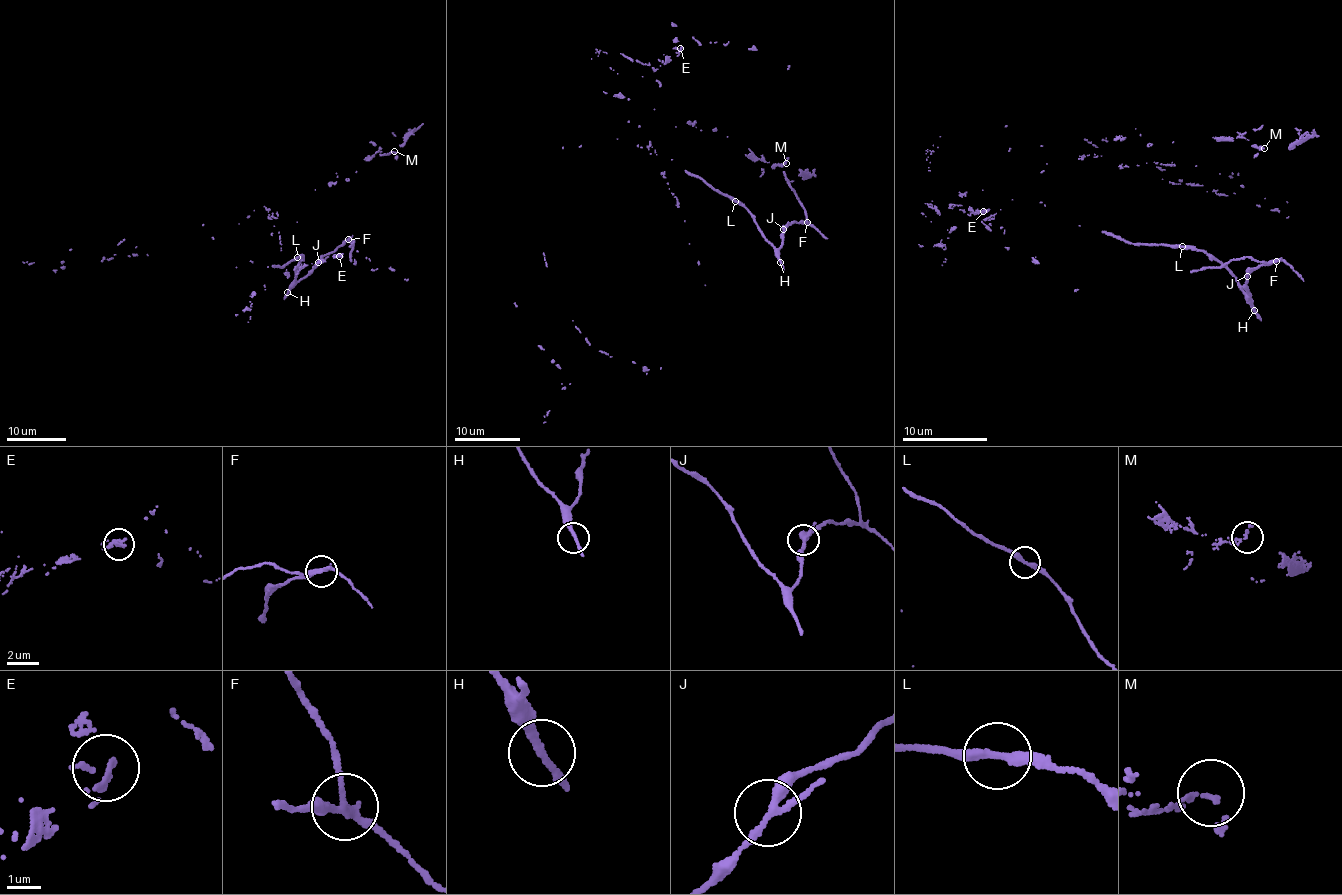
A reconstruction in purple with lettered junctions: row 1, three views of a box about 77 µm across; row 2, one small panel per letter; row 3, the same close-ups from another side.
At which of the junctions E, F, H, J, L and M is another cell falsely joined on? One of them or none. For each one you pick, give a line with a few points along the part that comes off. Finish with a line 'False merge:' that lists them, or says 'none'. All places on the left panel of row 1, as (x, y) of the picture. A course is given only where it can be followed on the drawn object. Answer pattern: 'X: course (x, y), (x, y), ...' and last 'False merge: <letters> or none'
F: course (349, 240), (355, 241), (351, 261)
False merge: F

